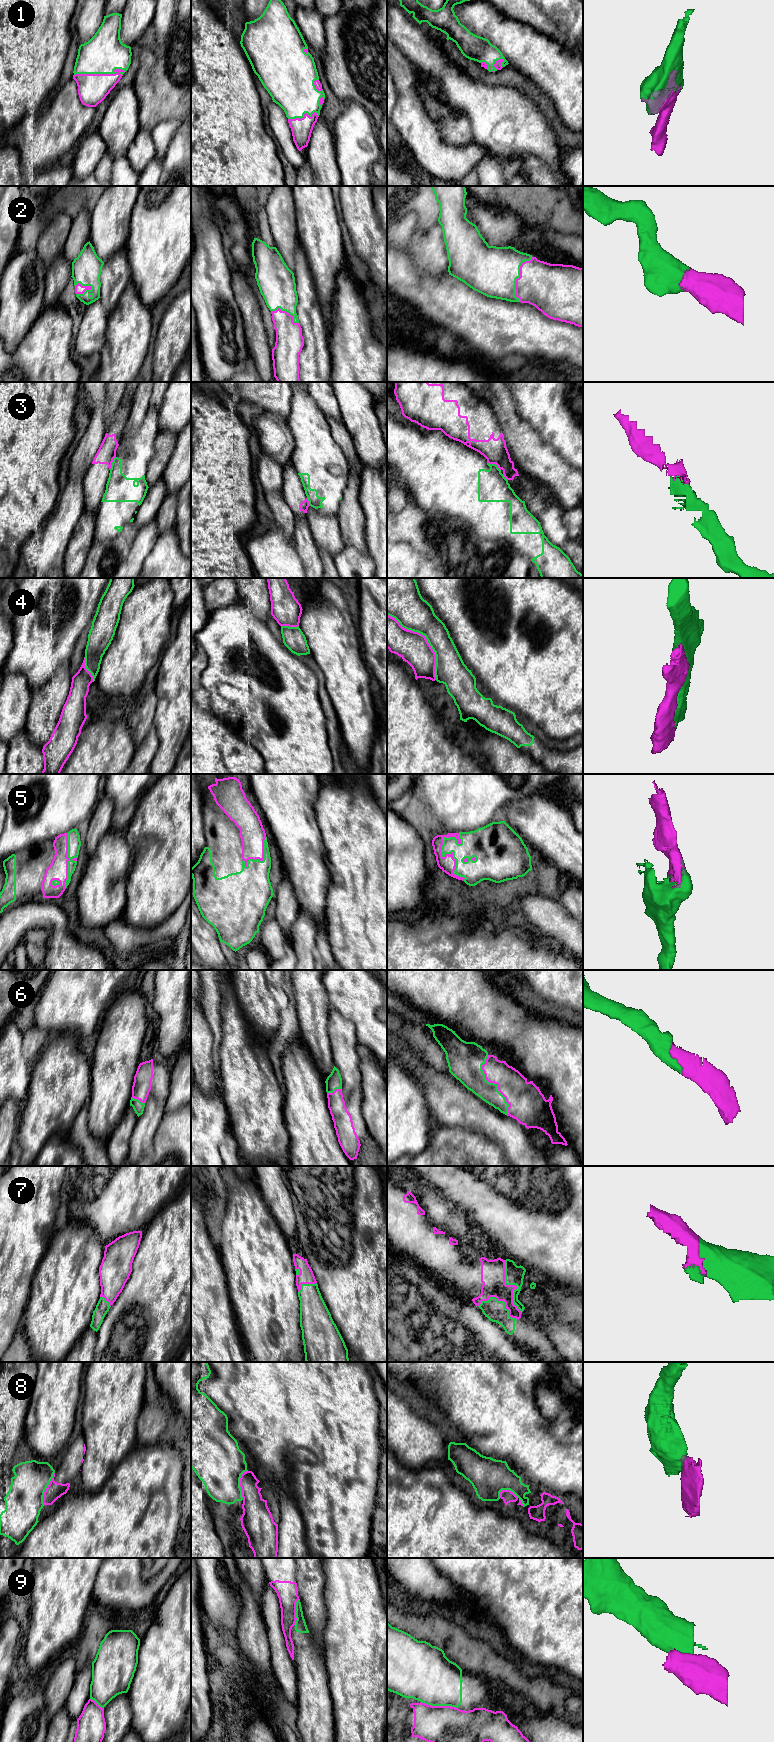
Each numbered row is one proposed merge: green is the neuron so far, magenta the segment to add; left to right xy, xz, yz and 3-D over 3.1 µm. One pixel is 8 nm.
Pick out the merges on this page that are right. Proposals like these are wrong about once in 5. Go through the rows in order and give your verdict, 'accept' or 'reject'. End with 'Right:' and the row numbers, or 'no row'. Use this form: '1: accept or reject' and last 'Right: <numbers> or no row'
1: accept
2: accept
3: reject
4: reject
5: accept
6: accept
7: accept
8: reject
9: reject
Right: 1, 2, 5, 6, 7

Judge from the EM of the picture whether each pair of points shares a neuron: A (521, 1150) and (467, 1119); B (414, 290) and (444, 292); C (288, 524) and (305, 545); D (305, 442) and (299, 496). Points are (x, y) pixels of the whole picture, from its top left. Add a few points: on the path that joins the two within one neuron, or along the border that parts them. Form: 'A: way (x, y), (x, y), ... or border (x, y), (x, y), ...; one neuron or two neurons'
A: way (508, 1137), (495, 1125), (480, 1119); one neuron
B: way (421, 292), (437, 292); one neuron
C: border (294, 515), (292, 538), (298, 554); two neurons
D: border (290, 463), (297, 473); two neurons

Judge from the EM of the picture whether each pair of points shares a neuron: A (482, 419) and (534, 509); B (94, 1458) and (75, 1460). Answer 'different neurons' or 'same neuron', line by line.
A: same neuron
B: different neurons

